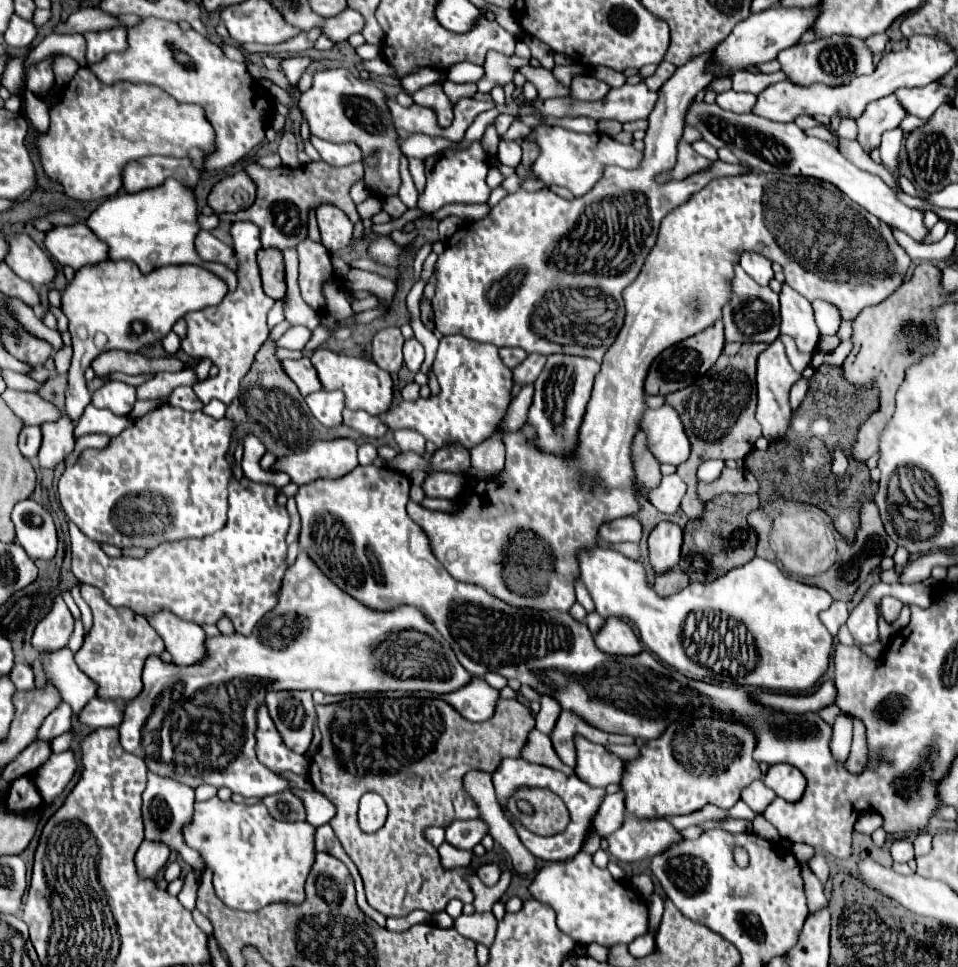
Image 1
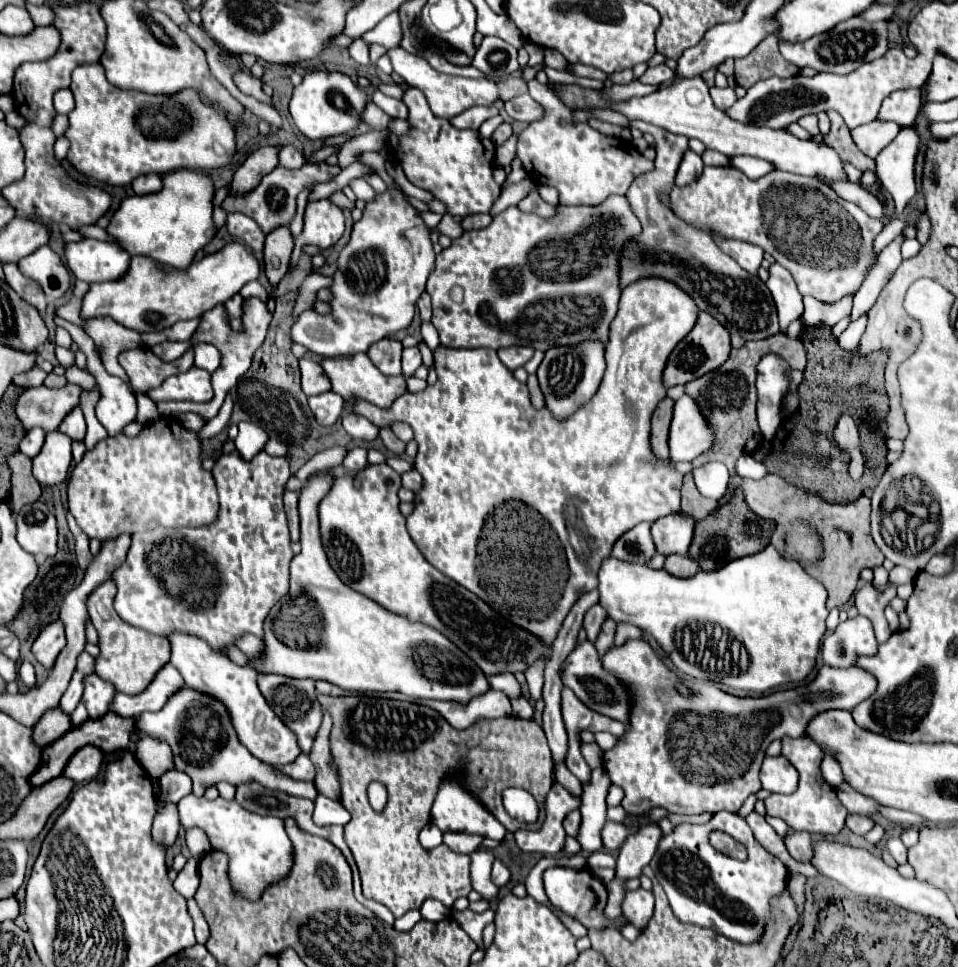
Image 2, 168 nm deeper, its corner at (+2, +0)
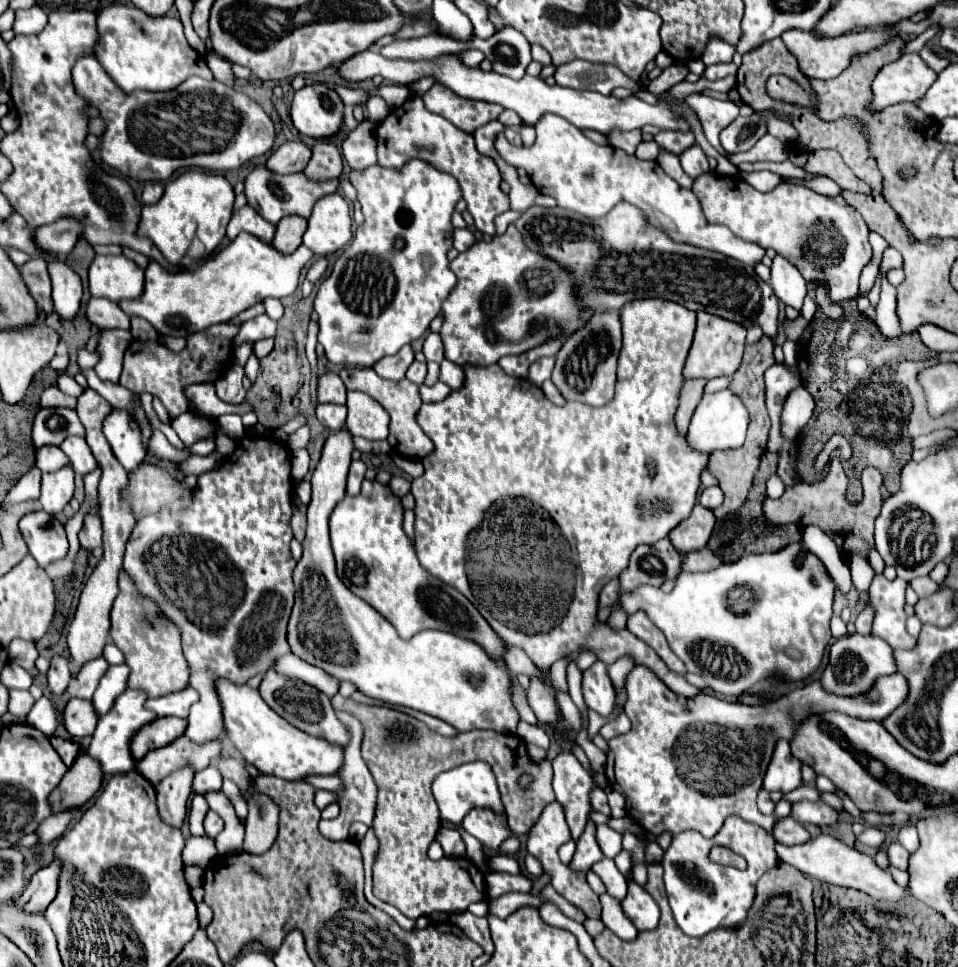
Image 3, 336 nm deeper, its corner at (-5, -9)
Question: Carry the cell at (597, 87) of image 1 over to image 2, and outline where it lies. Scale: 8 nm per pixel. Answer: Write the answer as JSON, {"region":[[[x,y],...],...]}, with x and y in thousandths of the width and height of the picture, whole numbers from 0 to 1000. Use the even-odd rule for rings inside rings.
{"region":[[[570,52],[568,54],[568,66],[574,68],[574,70],[580,70],[585,74],[591,74],[591,70],[593,70],[593,62],[580,52]]]}

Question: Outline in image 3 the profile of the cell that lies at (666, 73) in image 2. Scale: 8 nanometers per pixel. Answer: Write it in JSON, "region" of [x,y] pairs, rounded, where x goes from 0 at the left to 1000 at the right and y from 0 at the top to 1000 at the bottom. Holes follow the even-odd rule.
{"region":[[[700,67],[700,69],[692,71],[692,75],[675,88],[675,94],[677,96],[684,96],[684,98],[686,96],[692,96],[692,94],[700,92],[703,88],[711,86],[717,80],[717,75],[719,75],[717,69],[705,69],[705,67]]]}

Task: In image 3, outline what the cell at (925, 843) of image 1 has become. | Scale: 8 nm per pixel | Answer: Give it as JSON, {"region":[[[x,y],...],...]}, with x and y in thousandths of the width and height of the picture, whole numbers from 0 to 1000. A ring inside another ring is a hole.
{"region":[[[945,853],[938,859],[938,872],[947,878],[947,880],[955,880],[959,876],[959,866],[957,866],[957,857],[955,853]]]}

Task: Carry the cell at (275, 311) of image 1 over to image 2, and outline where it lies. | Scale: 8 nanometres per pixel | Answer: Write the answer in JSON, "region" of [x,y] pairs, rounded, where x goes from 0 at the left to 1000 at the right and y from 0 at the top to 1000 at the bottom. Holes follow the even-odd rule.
{"region":[[[330,207],[322,211],[317,219],[317,238],[308,248],[303,274],[309,275],[317,253],[334,254],[338,259],[349,254],[357,246],[359,236],[361,232],[357,217],[344,207]]]}

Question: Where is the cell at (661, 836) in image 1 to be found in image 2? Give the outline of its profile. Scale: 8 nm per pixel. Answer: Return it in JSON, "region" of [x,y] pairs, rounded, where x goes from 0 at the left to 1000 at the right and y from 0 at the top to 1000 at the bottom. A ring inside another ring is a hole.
{"region":[[[633,850],[628,856],[628,871],[635,879],[645,879],[658,862],[664,862],[666,854],[653,854],[645,850]]]}

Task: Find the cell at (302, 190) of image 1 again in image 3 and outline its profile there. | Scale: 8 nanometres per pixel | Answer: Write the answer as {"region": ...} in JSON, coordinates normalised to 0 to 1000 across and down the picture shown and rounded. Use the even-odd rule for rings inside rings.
{"region":[[[268,171],[256,185],[256,202],[258,210],[275,222],[275,226],[283,231],[291,231],[297,222],[314,222],[323,224],[325,214],[329,212],[331,206],[335,206],[339,200],[335,198],[335,187],[325,187],[316,183],[316,179],[306,179],[306,181],[291,181],[281,177],[277,171]]]}

